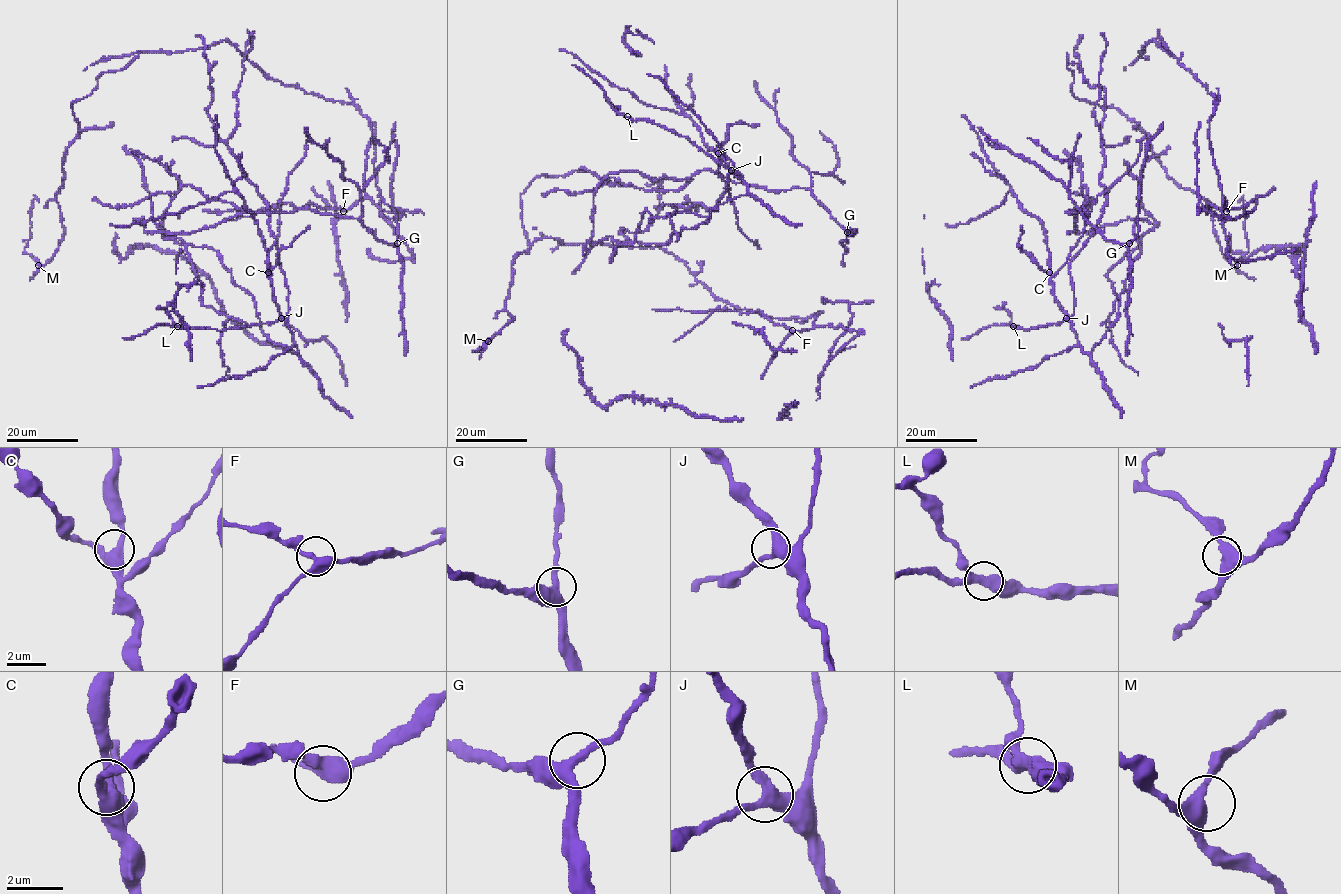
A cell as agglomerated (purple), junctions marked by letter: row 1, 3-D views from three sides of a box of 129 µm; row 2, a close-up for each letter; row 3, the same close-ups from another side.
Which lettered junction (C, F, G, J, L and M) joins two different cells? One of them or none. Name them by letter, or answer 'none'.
none

